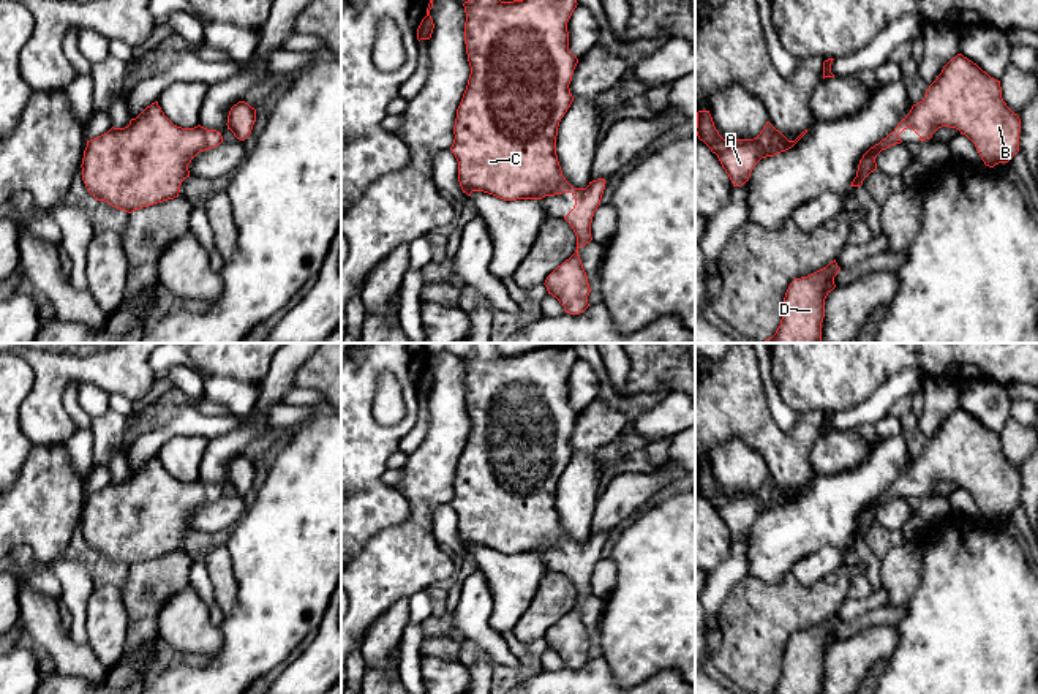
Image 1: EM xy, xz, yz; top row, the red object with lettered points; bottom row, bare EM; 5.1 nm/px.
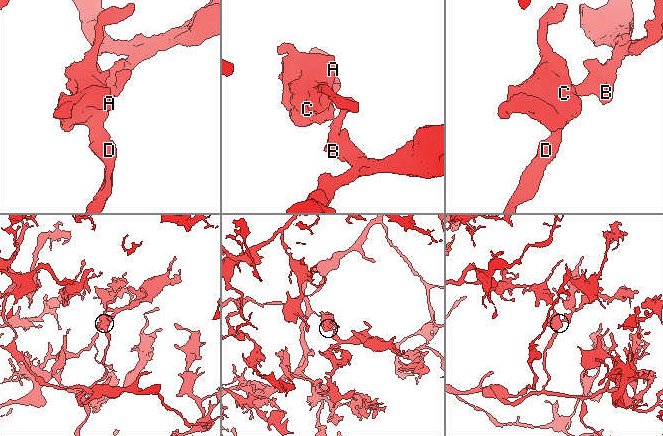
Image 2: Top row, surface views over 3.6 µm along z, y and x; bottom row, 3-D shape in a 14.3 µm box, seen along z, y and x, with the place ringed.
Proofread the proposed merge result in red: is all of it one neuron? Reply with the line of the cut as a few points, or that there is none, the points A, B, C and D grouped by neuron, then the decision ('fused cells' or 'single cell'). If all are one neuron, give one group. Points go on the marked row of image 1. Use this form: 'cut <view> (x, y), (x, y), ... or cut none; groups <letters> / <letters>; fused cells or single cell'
cut none; groups A B C D; single cell

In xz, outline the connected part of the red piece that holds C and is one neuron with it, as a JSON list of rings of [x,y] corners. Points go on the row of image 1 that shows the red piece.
[[[468,0],[463,3],[466,13],[464,44],[471,74],[457,109],[455,139],[450,147],[458,161],[460,187],[468,196],[472,191],[483,191],[504,201],[542,199],[562,193],[570,193],[575,198],[575,206],[564,220],[577,236],[577,250],[543,283],[548,294],[556,297],[570,315],[580,315],[589,307],[591,288],[578,248],[592,240],[591,223],[605,190],[605,179],[592,180],[586,188],[574,188],[562,175],[556,155],[558,126],[574,101],[569,84],[578,58],[569,51],[567,22],[577,5],[577,0]]]

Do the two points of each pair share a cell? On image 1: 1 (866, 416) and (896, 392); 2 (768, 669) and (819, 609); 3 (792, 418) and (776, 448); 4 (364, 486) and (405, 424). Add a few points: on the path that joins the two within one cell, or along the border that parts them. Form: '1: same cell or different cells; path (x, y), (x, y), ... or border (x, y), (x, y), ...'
1: same cell; path (874, 408), (888, 394)
2: same cell; path (768, 650), (768, 645), (800, 614)
3: different cells; border (767, 399), (770, 414), (789, 432)
4: same cell; path (364, 470), (364, 465), (389, 440)

